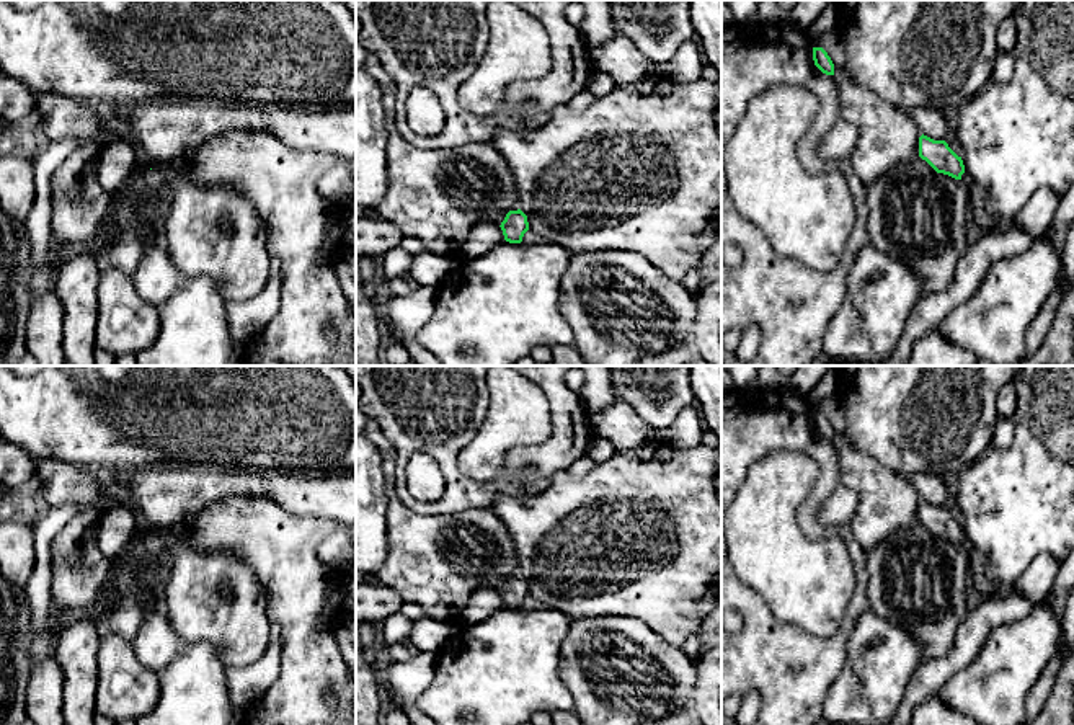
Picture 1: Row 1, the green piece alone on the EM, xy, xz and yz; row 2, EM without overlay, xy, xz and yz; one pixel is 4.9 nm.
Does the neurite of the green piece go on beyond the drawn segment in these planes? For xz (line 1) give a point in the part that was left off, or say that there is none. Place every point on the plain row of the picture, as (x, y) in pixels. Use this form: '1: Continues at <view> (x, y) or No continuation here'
1: No continuation here

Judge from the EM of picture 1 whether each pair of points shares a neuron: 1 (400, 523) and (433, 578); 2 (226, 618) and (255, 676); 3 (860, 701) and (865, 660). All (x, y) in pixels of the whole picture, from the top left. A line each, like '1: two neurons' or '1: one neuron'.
1: one neuron
2: two neurons
3: one neuron

